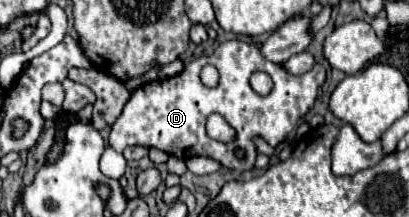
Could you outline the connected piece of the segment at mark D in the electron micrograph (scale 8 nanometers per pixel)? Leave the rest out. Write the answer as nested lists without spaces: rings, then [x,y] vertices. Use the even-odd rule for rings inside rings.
[[[227,40],[219,44],[211,56],[191,60],[181,74],[165,80],[153,80],[133,90],[121,116],[111,128],[109,146],[115,152],[123,152],[127,146],[159,148],[183,160],[189,156],[209,156],[233,170],[251,170],[257,158],[257,150],[251,138],[263,136],[273,148],[283,142],[301,122],[301,118],[311,110],[323,80],[325,68],[321,64],[315,64],[315,68],[307,74],[293,76],[283,70],[283,66],[265,60],[259,46],[241,40]],[[205,64],[213,64],[219,70],[217,88],[205,88],[201,84],[199,72]],[[257,70],[267,72],[273,80],[273,88],[267,96],[259,96],[249,86],[249,78]],[[213,112],[221,114],[237,130],[237,138],[233,142],[223,144],[207,136],[205,122]],[[237,150],[243,150],[245,158],[239,158]]]

